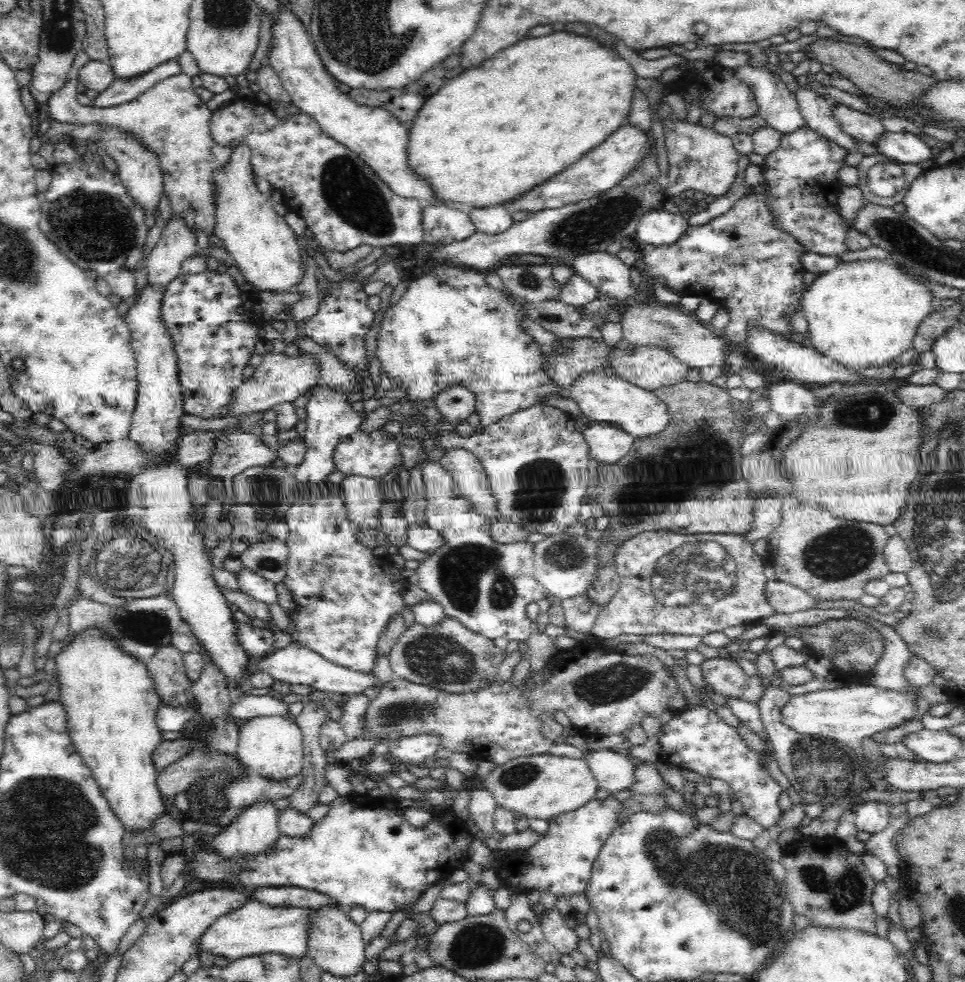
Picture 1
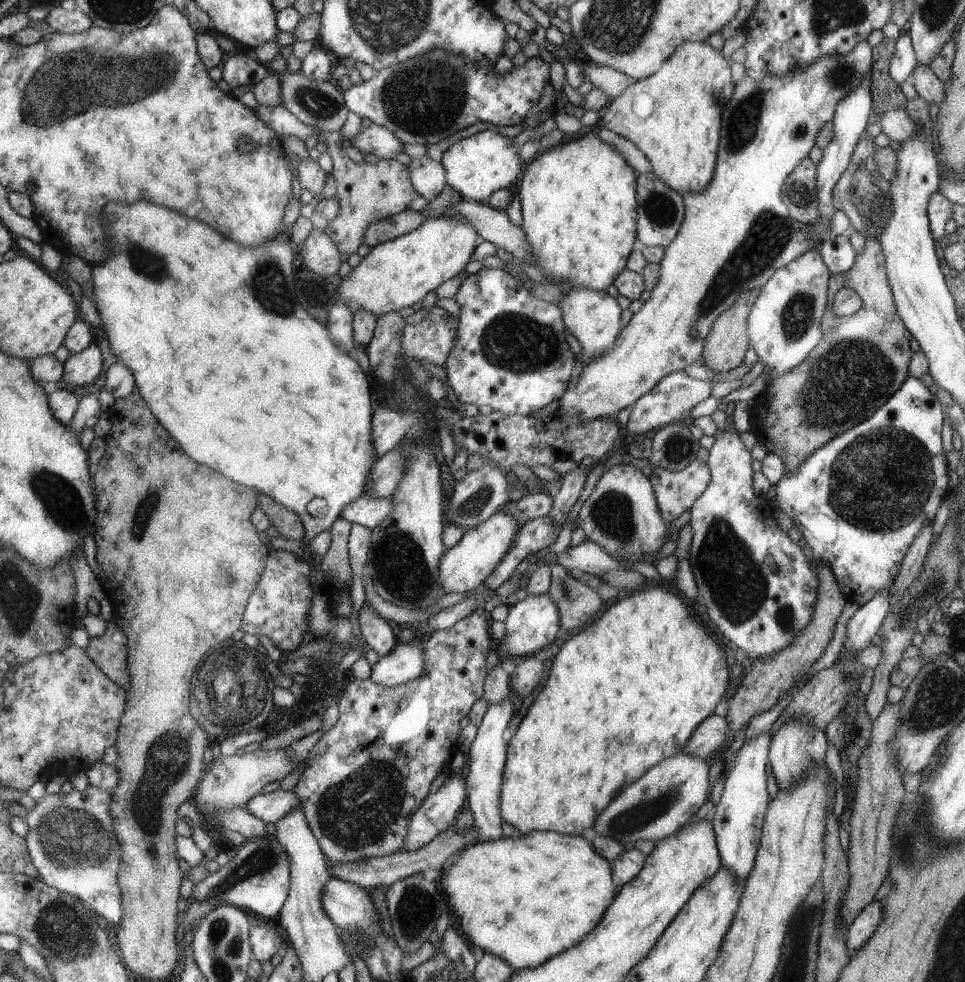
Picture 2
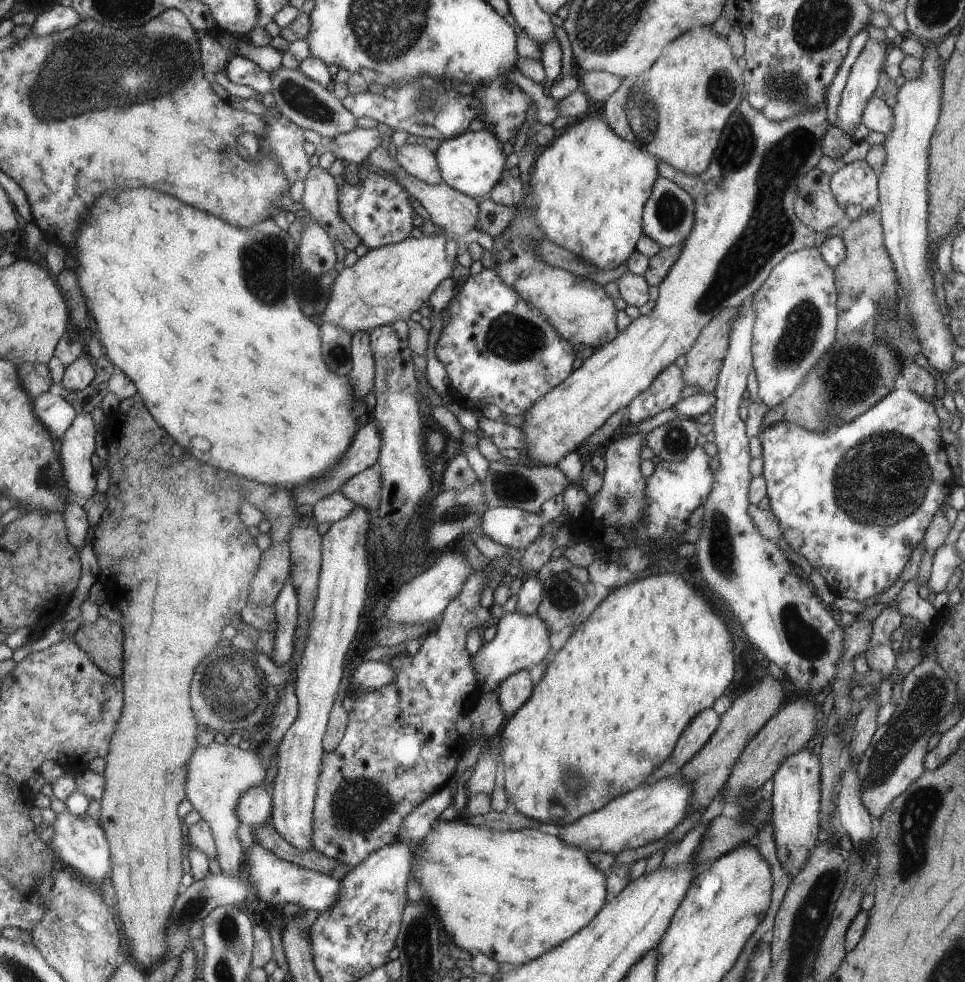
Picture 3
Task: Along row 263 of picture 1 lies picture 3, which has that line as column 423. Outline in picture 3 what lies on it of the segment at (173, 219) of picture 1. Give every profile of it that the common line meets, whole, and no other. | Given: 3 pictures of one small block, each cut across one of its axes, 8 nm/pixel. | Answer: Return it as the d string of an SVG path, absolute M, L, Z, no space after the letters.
M421 141L396 148L394 158L407 174L425 184L433 186L442 181L435 155Z

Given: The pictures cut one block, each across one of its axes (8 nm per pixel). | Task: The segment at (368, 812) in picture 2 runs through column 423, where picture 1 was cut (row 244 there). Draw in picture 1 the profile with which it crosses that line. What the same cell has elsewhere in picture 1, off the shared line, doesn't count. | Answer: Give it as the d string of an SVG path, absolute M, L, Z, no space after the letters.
M758 190L752 194L744 196L744 198L740 198L740 200L736 200L733 206L730 206L730 210L728 210L728 212L724 212L721 216L716 216L716 218L709 220L706 224L701 224L700 226L689 225L675 243L665 244L664 246L642 243L638 250L641 257L638 257L634 267L638 269L644 277L645 286L649 287L656 278L658 279L664 277L664 284L669 290L674 290L675 292L680 290L685 295L702 296L704 298L710 298L711 301L722 300L722 302L726 304L724 308L734 310L734 314L730 313L730 322L728 322L728 326L723 330L723 339L725 342L733 342L734 344L740 345L745 344L747 338L747 328L750 327L752 323L760 323L760 327L766 327L770 331L786 334L786 324L784 324L784 320L782 320L782 312L792 312L792 314L794 314L797 310L799 310L800 299L802 293L806 289L802 280L805 271L803 265L800 264L799 261L799 256L803 255L805 250L803 249L802 244L794 240L791 236L788 236L786 232L780 232L778 228L775 228L774 214L771 213L770 209L768 209L767 202L768 198L764 197L764 194Z

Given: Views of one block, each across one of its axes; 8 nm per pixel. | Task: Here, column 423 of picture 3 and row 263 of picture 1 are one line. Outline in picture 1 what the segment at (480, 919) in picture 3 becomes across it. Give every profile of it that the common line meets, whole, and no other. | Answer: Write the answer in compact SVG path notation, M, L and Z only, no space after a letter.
M886 259L838 261L837 265L826 274L816 275L814 282L802 293L800 310L804 311L809 324L810 345L851 370L888 365L892 358L911 347L912 337L919 324L936 310L937 300L932 290L896 262L888 263Z

